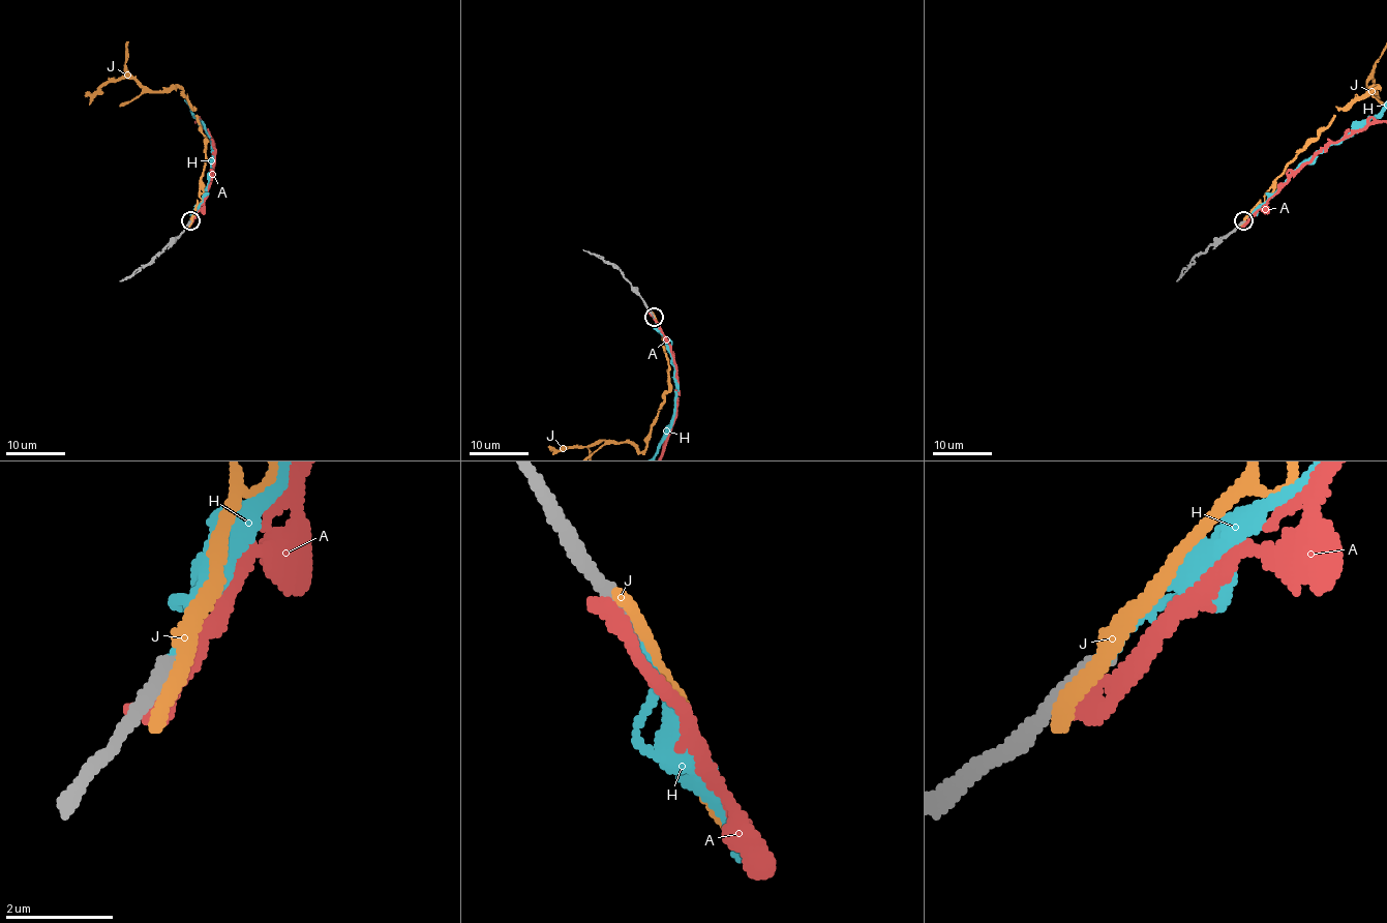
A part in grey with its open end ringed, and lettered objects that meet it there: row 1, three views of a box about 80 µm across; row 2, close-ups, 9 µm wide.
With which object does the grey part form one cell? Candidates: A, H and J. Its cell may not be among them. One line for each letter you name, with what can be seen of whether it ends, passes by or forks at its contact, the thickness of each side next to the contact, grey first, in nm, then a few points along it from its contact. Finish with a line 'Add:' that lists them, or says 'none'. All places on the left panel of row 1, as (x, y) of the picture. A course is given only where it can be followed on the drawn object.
H: it ends there; 300 nm thick on the grey side, 200 nm on the other
Add: H

